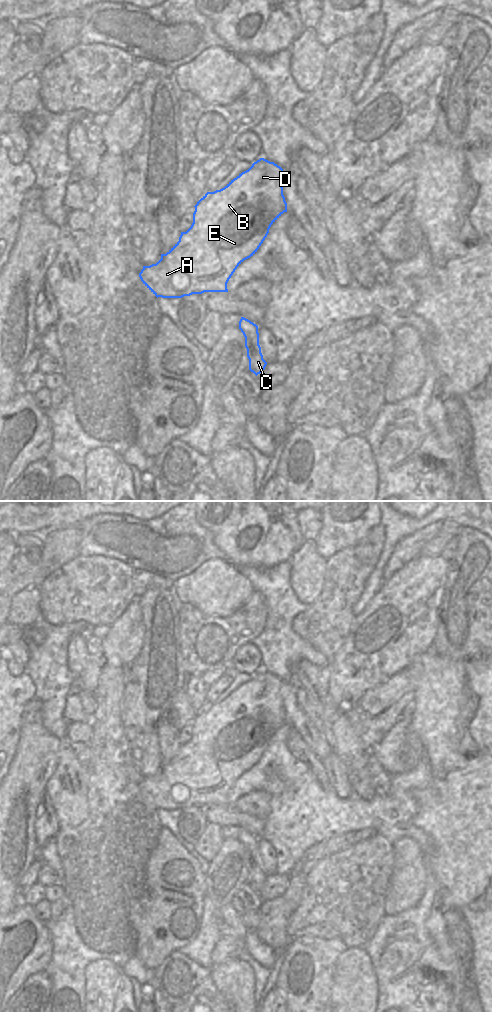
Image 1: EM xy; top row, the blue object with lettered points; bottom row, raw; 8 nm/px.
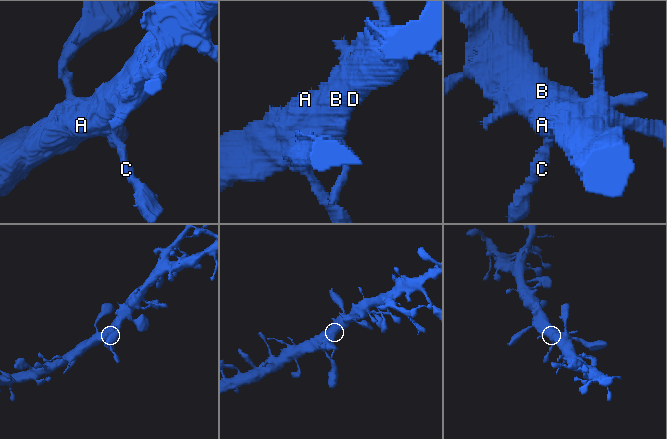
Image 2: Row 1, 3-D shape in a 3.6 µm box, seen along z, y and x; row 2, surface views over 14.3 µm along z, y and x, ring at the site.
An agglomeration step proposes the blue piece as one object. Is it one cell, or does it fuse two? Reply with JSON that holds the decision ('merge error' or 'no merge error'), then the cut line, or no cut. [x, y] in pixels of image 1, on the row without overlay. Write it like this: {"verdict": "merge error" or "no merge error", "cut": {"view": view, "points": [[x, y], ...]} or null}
{"verdict": "no merge error", "cut": null}

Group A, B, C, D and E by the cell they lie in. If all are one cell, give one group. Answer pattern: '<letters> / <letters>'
A B C D E

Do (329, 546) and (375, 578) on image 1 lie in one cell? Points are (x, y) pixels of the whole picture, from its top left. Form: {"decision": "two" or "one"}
{"decision": "two"}

